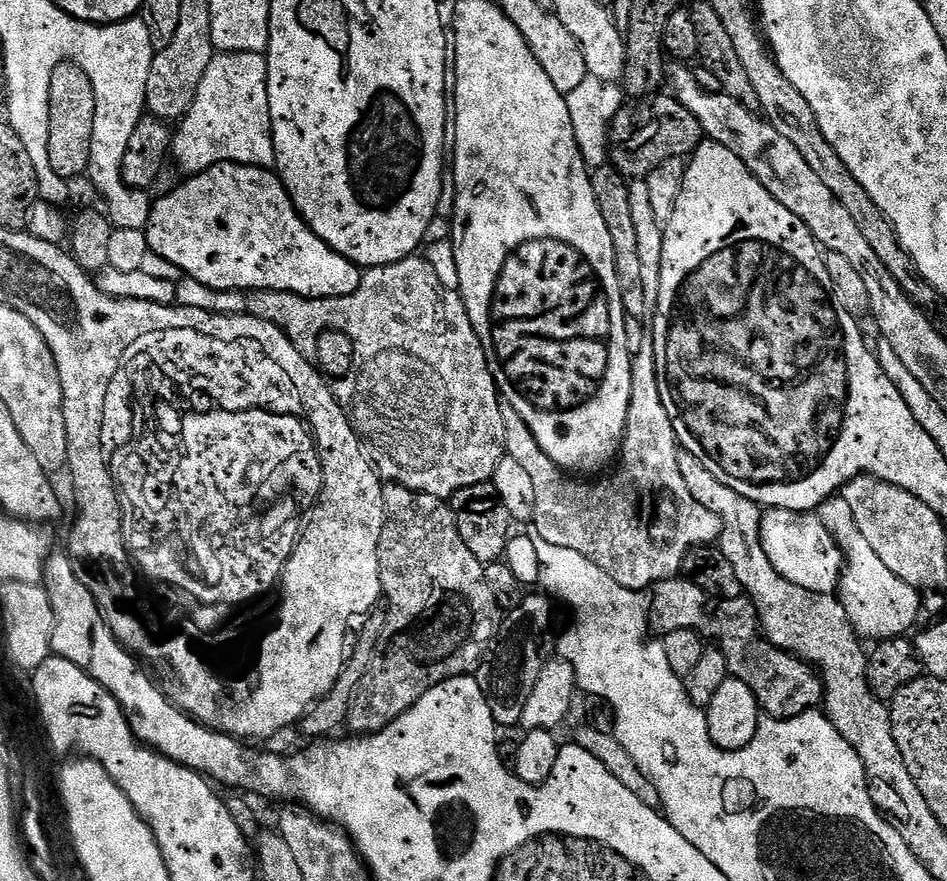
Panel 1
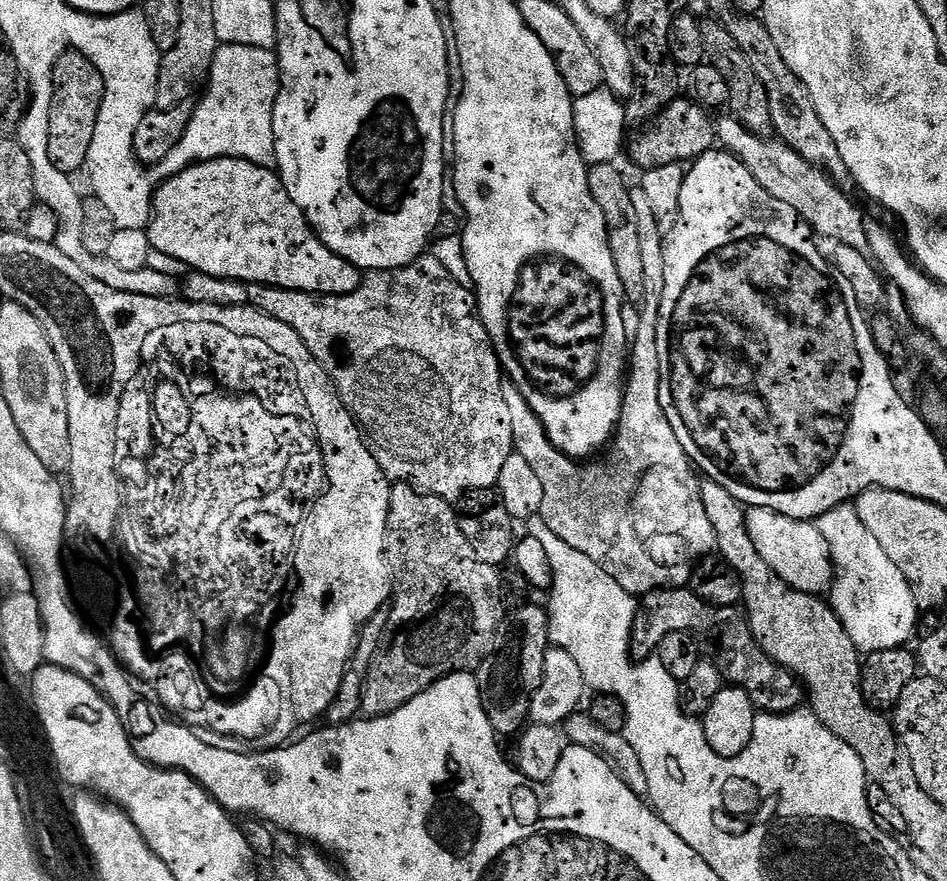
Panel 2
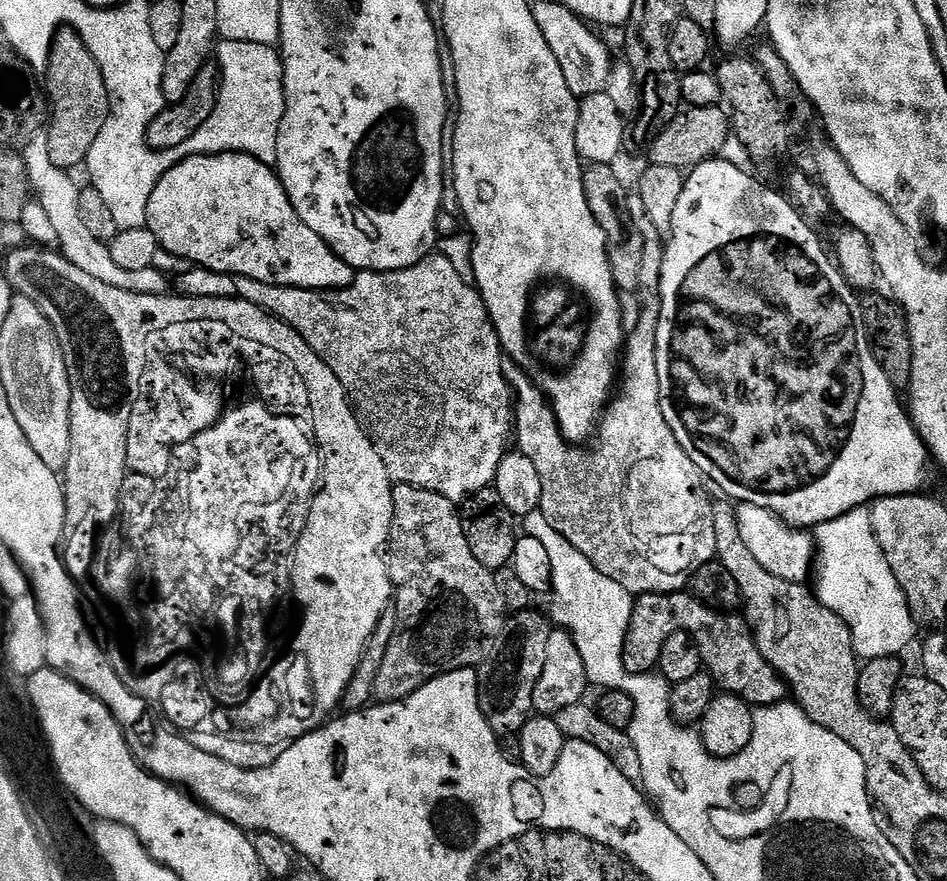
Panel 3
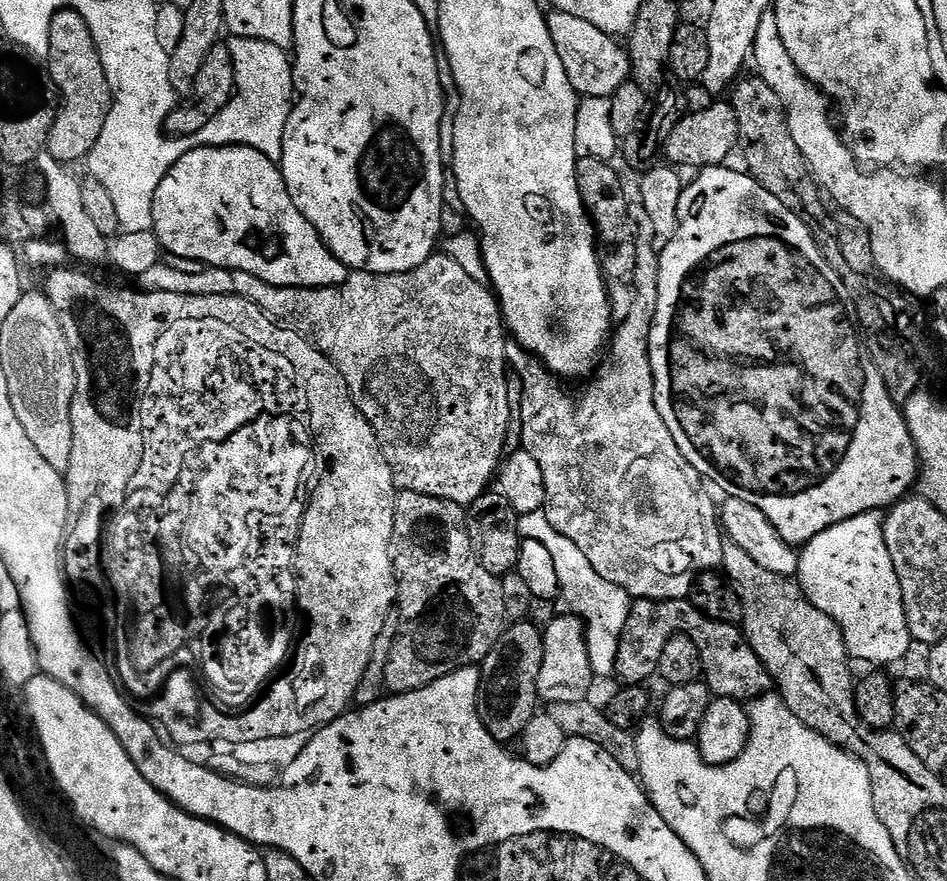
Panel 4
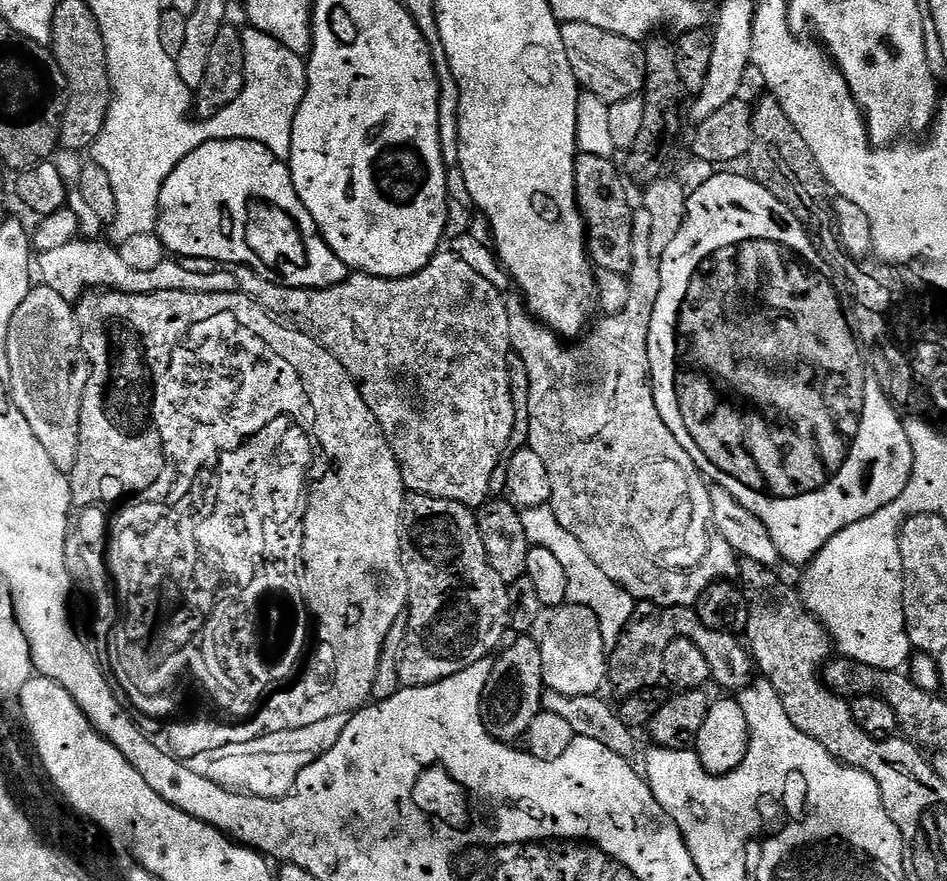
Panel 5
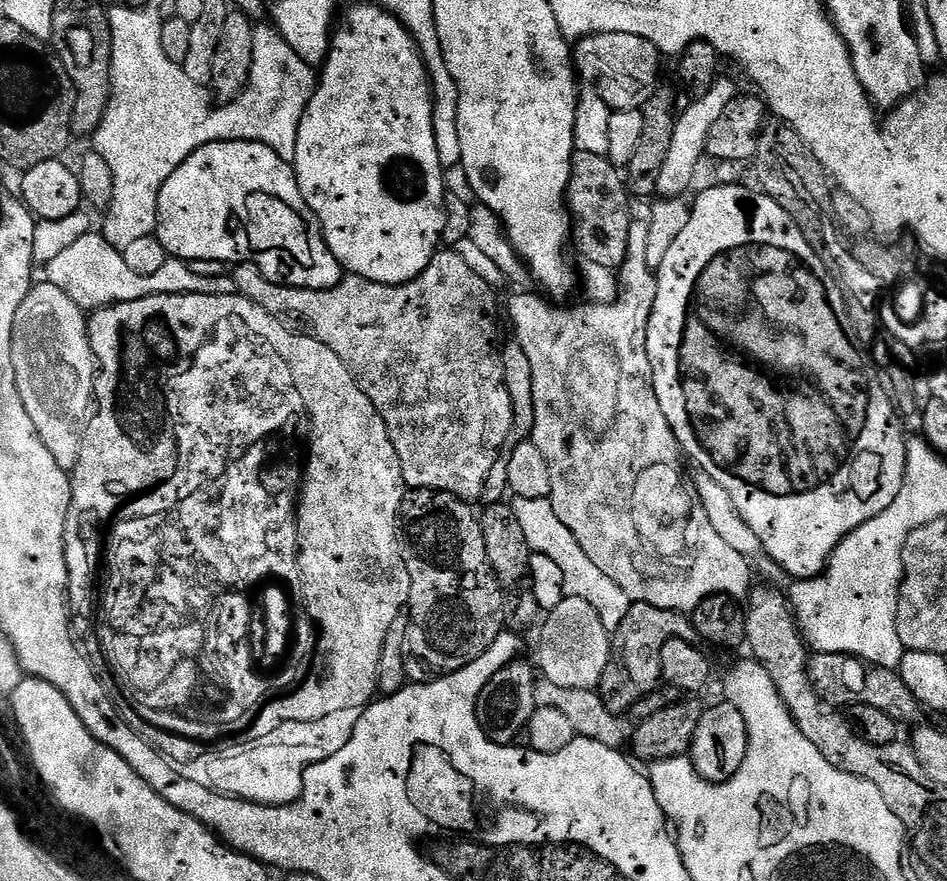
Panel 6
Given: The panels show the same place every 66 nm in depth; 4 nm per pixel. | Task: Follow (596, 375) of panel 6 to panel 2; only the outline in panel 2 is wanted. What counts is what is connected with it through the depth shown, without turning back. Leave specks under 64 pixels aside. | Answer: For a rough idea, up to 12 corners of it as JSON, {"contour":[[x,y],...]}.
{"contour":[[631,189],[646,286],[610,447],[577,462],[505,387],[544,527],[643,598],[716,548],[660,405],[666,240]]}

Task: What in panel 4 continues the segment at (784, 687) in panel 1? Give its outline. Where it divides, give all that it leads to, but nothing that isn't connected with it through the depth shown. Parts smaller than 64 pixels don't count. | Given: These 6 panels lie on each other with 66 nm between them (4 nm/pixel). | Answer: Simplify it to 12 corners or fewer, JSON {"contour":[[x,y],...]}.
{"contour":[[691,599],[636,600],[615,679],[647,685],[675,636],[724,664],[726,698],[751,702],[772,676],[735,624]]}

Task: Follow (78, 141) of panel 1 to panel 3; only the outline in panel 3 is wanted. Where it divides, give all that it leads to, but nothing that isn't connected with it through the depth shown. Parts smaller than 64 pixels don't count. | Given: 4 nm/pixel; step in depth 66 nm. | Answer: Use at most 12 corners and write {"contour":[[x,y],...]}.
{"contour":[[73,28],[52,39],[50,162],[87,161],[109,111],[102,70]]}

